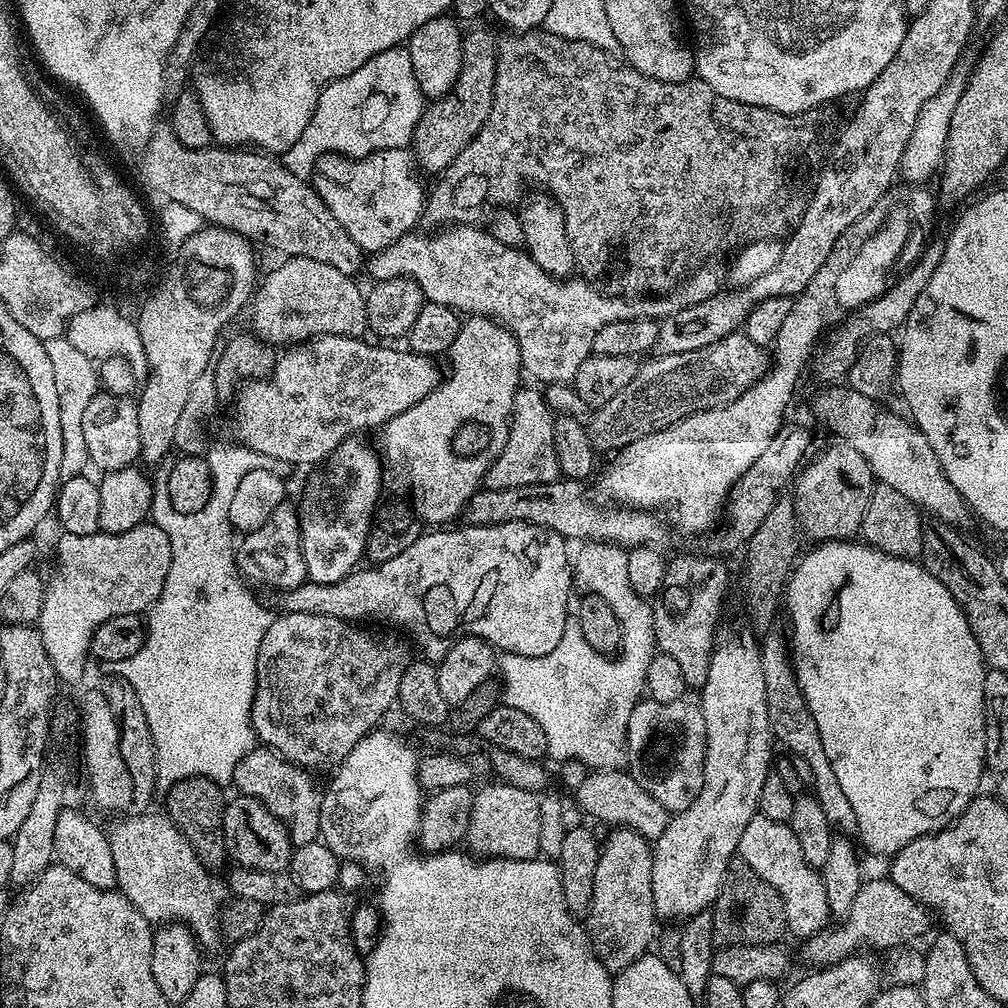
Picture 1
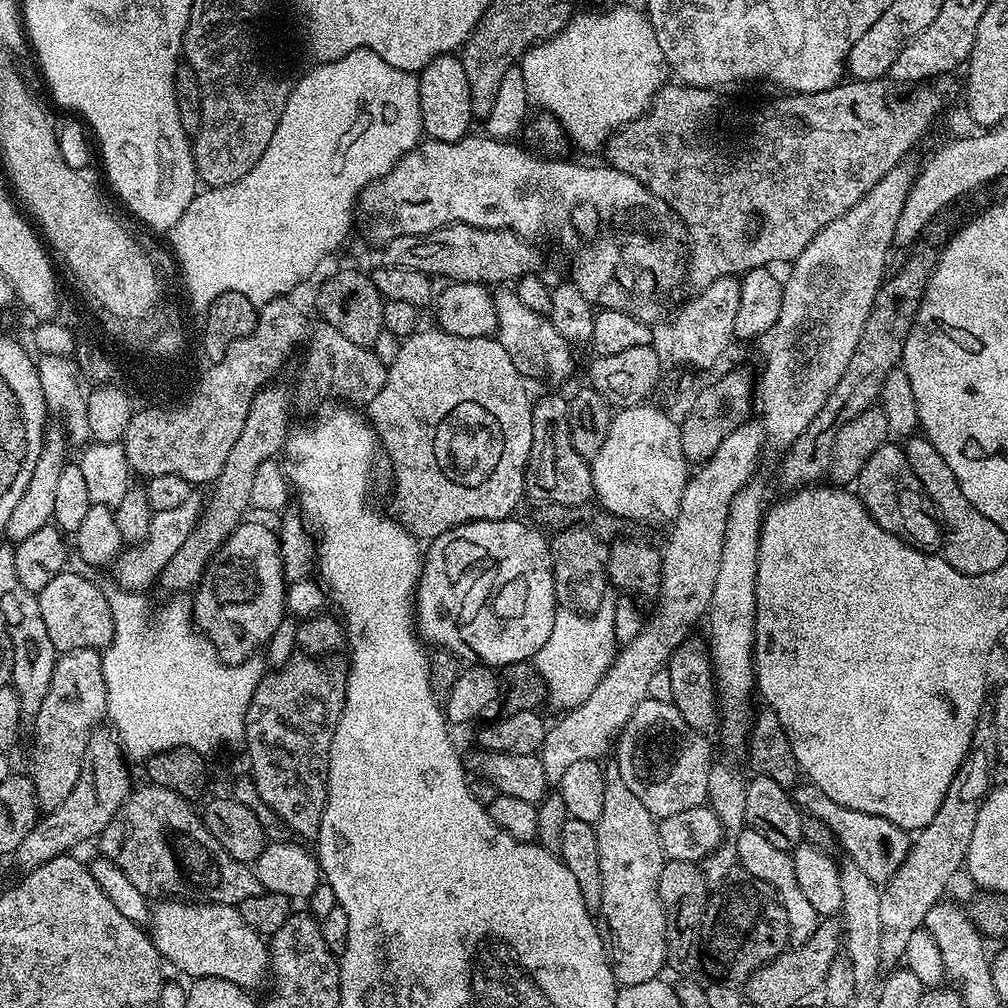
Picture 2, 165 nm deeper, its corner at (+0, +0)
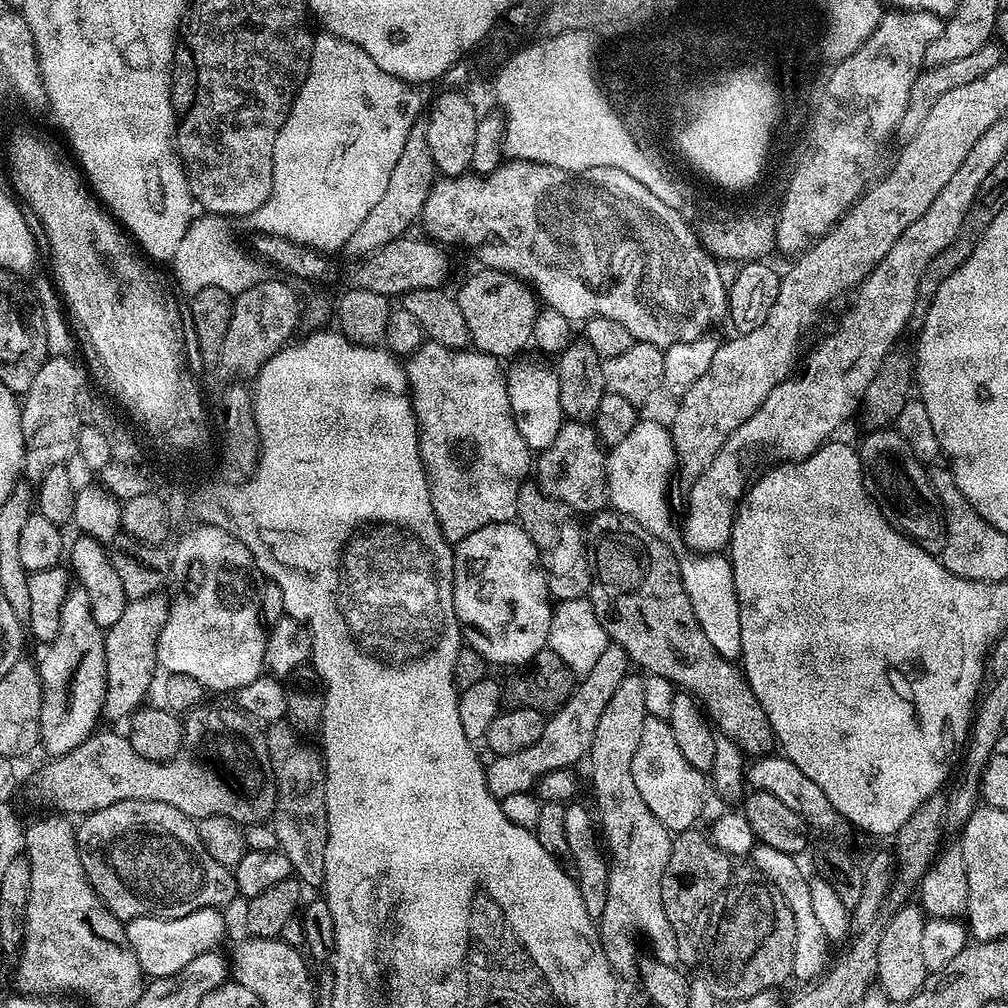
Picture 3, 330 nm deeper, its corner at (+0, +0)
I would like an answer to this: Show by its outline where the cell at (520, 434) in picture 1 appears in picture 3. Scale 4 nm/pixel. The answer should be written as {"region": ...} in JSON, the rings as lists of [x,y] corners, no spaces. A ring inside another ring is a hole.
{"region":[[[564,422],[554,442],[535,457],[534,476],[540,489],[555,500],[569,504],[577,514],[595,514],[609,507],[606,448],[595,427],[587,423]]]}

